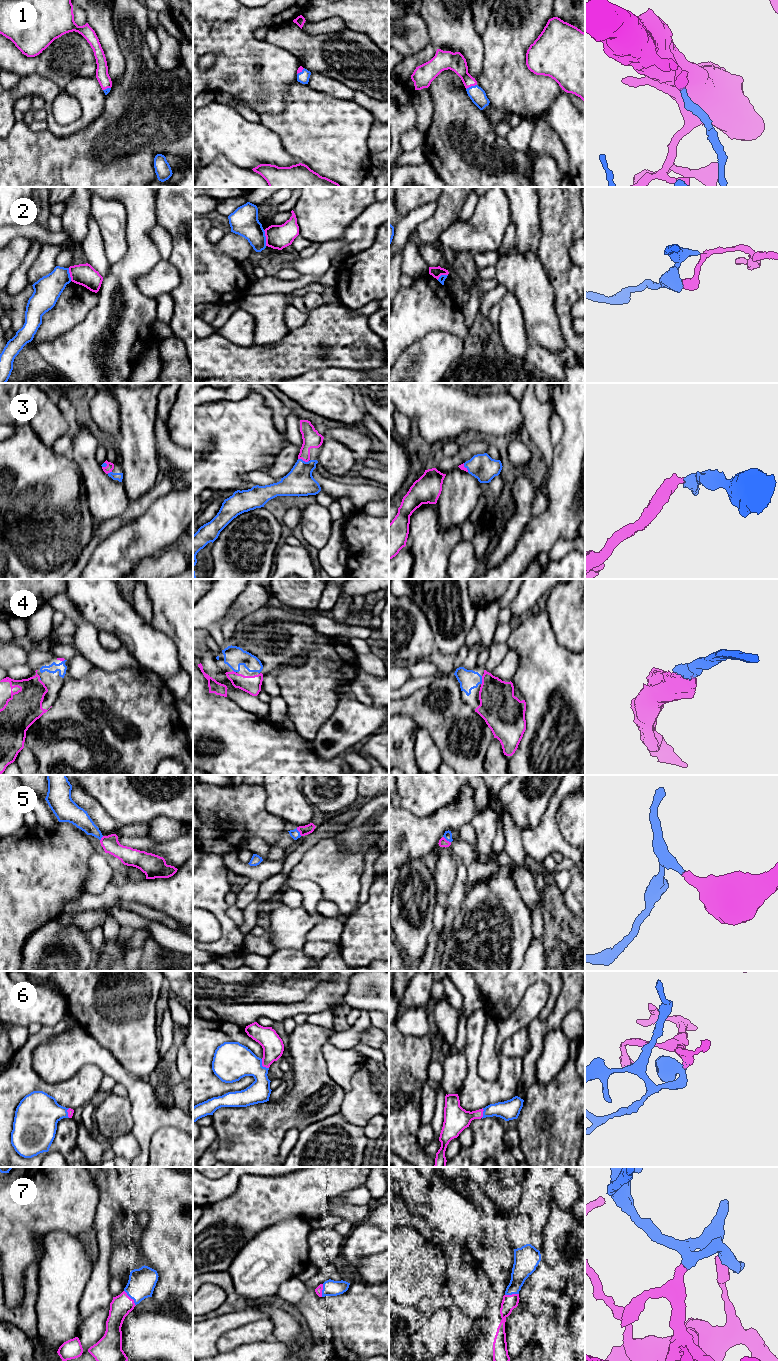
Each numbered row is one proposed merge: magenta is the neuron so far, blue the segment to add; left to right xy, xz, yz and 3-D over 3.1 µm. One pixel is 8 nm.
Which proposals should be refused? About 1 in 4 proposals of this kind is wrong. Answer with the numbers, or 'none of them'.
2

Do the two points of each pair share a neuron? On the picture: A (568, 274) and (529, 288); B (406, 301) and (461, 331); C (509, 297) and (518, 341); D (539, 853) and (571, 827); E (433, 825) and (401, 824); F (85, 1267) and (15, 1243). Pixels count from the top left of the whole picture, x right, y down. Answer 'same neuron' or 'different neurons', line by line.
A: different neurons
B: same neuron
C: same neuron
D: different neurons
E: same neuron
F: different neurons

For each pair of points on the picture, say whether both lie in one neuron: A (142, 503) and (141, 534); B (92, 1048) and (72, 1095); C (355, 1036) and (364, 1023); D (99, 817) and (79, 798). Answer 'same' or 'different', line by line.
A: different
B: different
C: same
D: same

